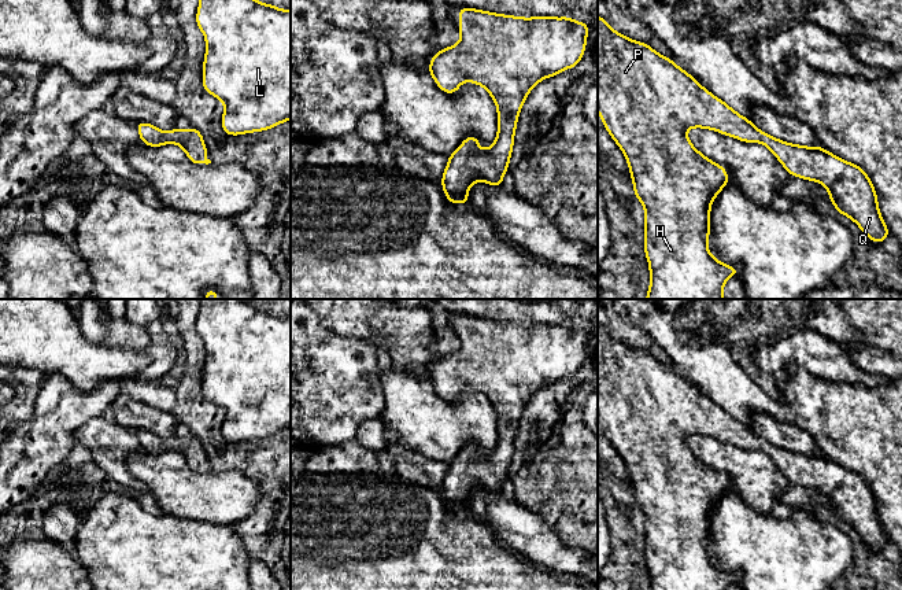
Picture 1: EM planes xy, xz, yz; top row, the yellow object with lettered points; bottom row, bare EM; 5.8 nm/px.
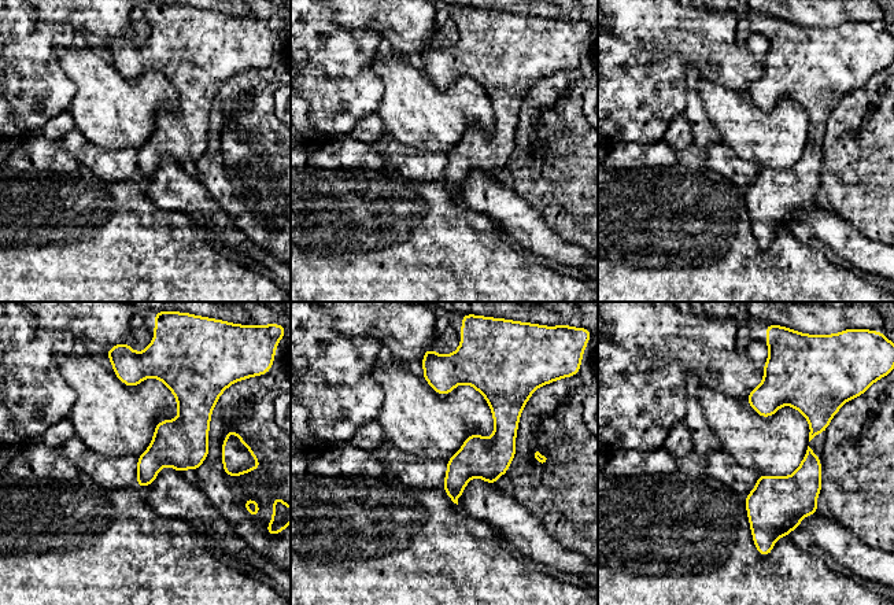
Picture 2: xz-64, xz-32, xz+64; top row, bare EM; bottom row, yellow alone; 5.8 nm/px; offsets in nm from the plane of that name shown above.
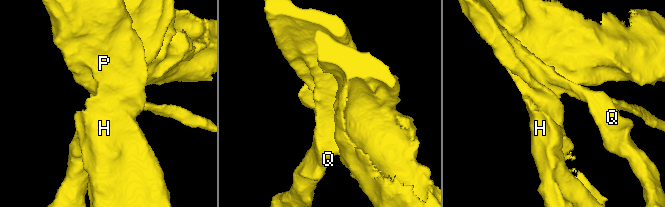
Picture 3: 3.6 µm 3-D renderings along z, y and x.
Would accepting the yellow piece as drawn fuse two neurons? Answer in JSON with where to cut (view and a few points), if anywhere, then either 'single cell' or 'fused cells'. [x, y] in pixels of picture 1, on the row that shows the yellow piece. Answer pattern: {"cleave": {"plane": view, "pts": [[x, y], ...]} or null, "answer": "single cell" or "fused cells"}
{"cleave": null, "answer": "single cell"}

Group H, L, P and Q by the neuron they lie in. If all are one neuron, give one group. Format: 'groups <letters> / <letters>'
groups H L P Q

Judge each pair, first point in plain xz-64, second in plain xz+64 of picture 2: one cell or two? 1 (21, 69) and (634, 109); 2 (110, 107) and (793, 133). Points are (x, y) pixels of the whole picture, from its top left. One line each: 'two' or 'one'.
1: one
2: one

